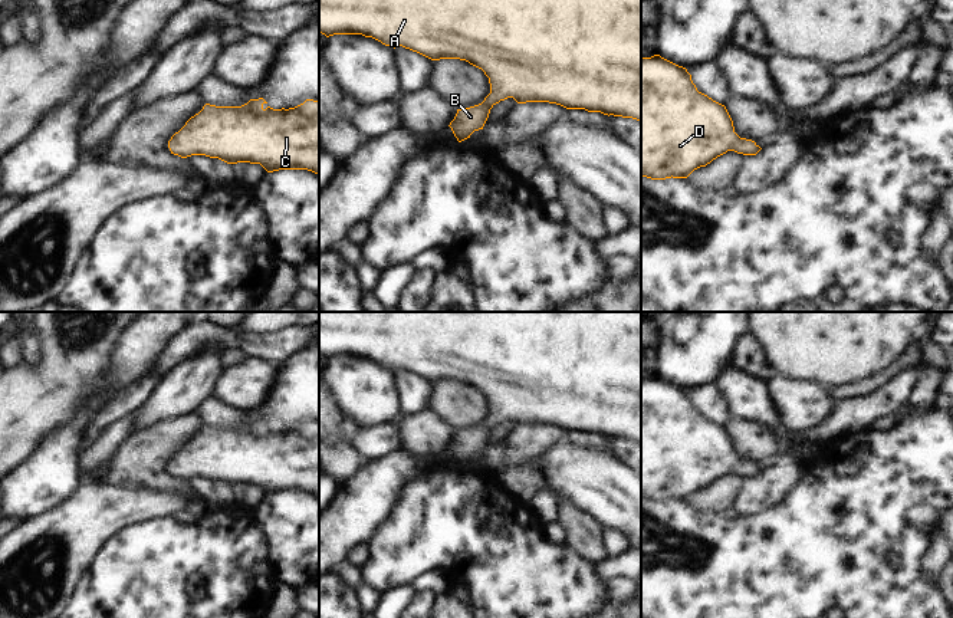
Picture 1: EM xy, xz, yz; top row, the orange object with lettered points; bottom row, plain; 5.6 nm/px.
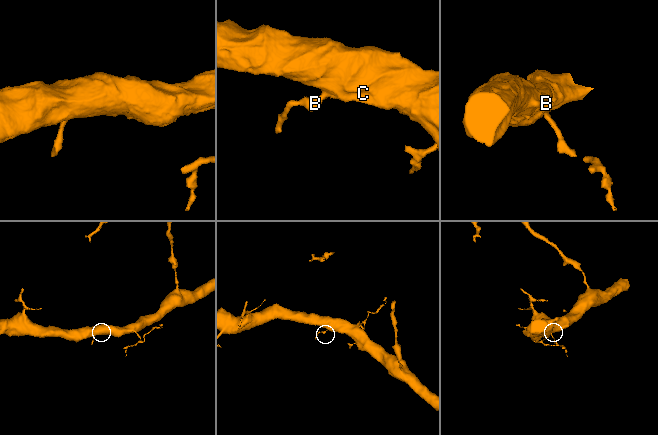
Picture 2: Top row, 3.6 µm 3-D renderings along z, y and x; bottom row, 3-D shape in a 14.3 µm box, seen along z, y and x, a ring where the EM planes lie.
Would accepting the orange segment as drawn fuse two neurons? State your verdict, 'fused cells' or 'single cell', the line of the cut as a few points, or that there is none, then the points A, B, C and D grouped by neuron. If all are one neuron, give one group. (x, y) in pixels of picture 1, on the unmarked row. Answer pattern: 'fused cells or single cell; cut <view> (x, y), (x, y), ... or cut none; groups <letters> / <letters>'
single cell; cut none; groups A B C D

